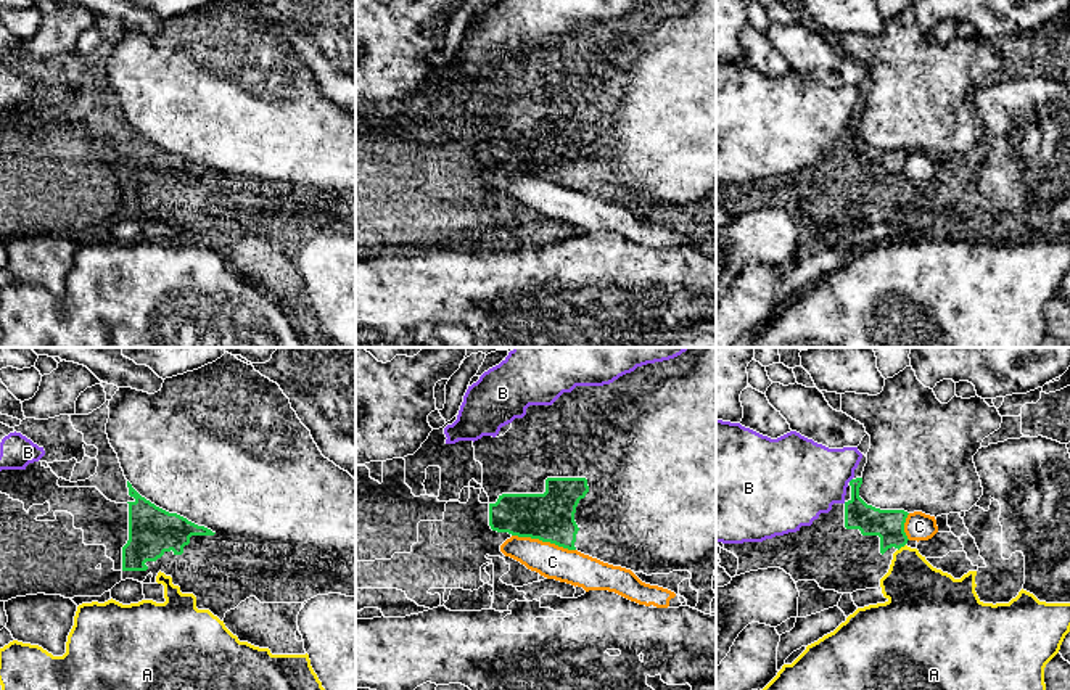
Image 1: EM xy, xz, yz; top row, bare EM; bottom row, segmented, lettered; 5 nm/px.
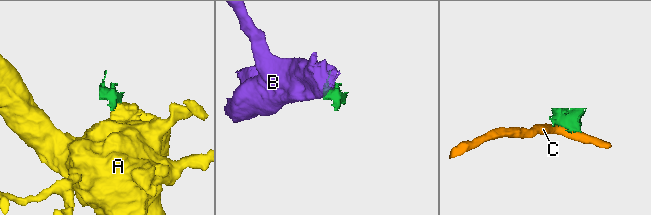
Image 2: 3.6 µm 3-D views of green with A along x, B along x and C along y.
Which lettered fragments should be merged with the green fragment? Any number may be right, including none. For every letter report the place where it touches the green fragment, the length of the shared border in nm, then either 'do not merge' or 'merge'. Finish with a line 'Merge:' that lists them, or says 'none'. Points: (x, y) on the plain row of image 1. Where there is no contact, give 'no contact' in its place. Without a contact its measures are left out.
A: yz (901, 185) | 50 nm | do not merge
B: no contact | do not merge
C: xz (544, 180) | 340 nm | do not merge
Merge: none

